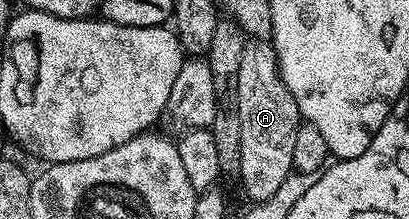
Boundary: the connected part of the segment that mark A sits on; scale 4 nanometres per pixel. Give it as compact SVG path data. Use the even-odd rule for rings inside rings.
M249 39L243 49L243 57L239 64L239 85L237 86L237 104L239 105L239 117L241 118L241 144L239 145L239 157L241 158L241 174L239 182L245 186L245 191L250 195L250 200L260 201L271 197L271 193L276 193L279 185L283 185L283 181L293 171L293 162L291 156L295 149L295 133L301 127L303 122L301 114L299 113L299 105L295 101L292 91L287 89L287 85L281 79L281 66L277 60L277 51L274 49L272 42L267 39Z

